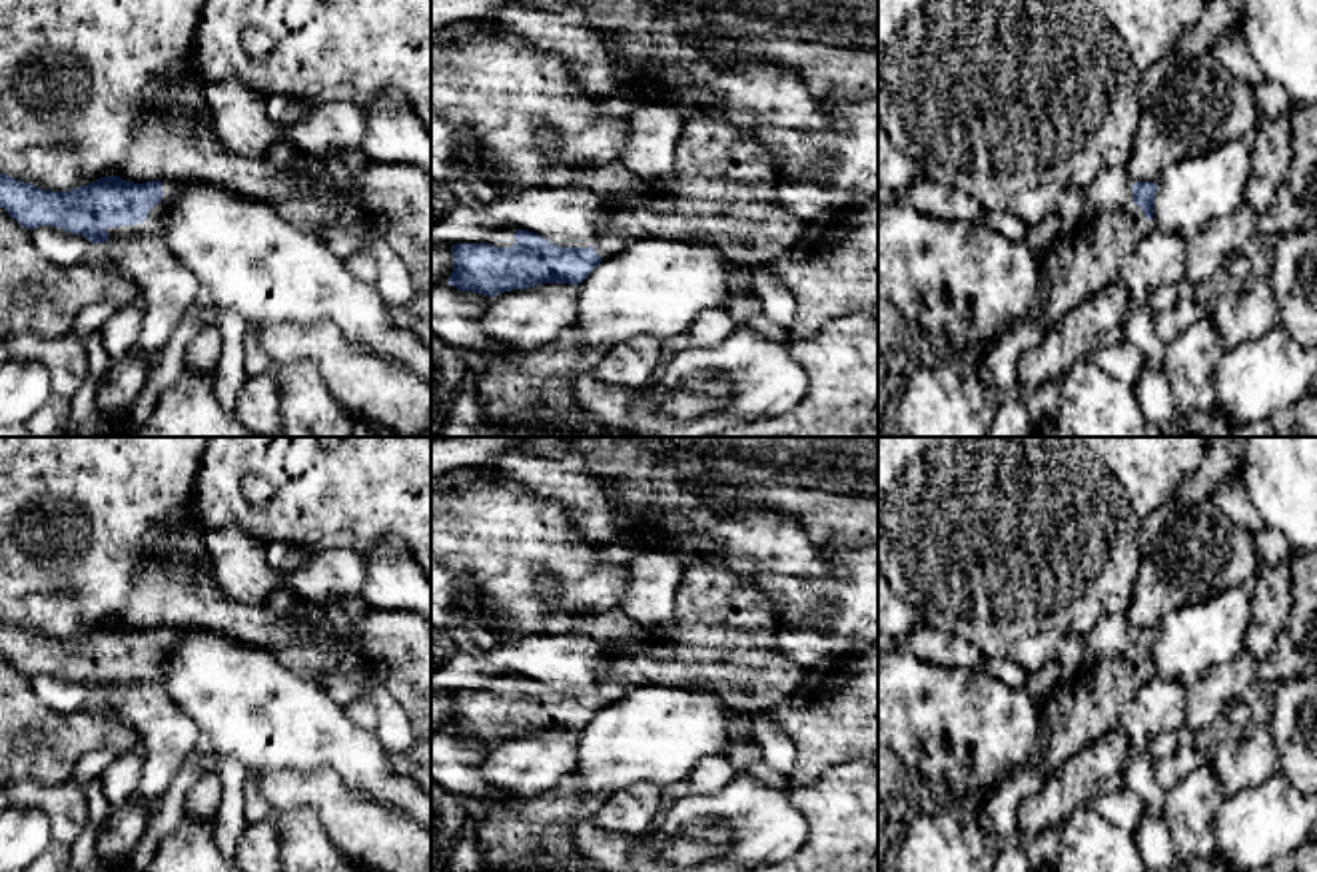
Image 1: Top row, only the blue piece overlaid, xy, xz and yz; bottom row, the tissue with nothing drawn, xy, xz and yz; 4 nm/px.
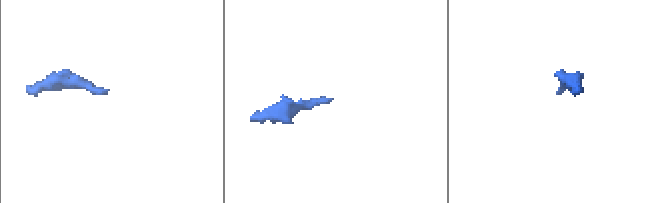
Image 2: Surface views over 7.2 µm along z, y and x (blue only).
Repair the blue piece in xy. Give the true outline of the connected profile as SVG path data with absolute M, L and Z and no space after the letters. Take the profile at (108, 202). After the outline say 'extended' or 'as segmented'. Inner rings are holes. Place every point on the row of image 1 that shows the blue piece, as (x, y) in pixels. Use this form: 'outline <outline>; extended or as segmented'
outline M0 174L0 208L26 229L40 225L60 227L68 233L84 235L100 251L108 239L164 237L164 219L180 186L182 182L170 180L134 184L118 176L106 176L70 192L52 192Z; extended

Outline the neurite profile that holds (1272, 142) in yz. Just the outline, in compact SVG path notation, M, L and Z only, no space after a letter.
M1289 106L1277 118L1261 118L1251 136L1253 162L1243 206L1251 208L1253 218L1269 210L1279 186L1287 180L1293 160L1293 110L1295 106Z

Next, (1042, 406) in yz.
M1050 381L1036 391L1020 389L1018 397L1028 409L1034 429L1052 425L1060 415L1062 381Z

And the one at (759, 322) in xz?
M762 311L754 313L746 327L760 333L762 337L776 339L776 341L790 341L790 327L784 327L772 319L768 319Z

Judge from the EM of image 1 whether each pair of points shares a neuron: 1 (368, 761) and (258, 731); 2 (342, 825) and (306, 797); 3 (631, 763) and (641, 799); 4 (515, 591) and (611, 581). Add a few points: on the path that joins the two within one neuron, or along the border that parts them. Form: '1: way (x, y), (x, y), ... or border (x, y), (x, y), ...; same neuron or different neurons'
1: way (340, 745), (314, 731), (286, 731); same neuron
2: way (334, 817), (314, 797); same neuron
3: border (663, 789), (633, 785), (609, 795); different neurons
4: way (539, 567), (543, 563), (569, 563), (587, 581); same neuron

